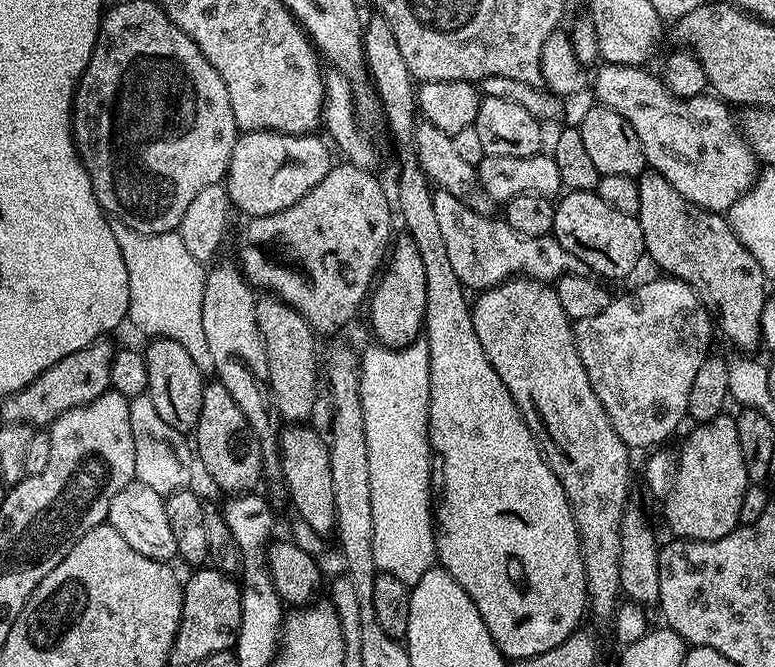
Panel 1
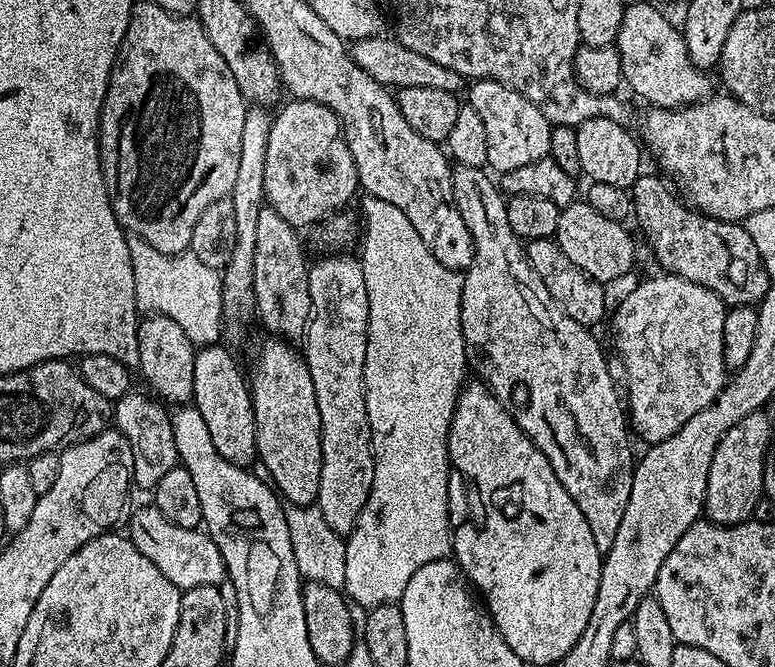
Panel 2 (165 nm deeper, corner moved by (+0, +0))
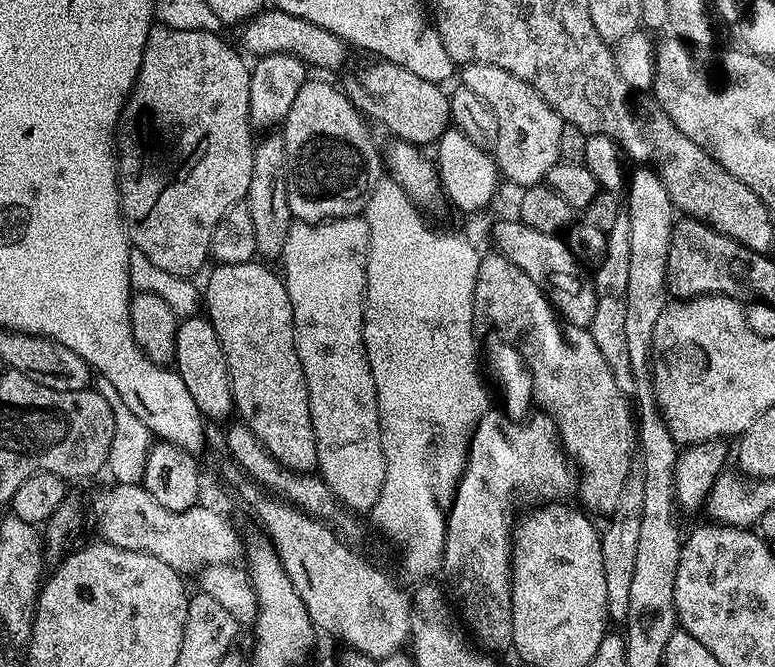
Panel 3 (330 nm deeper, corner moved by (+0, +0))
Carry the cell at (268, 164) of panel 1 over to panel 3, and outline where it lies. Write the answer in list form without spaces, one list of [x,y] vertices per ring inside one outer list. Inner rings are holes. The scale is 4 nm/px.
[[[309,78],[294,97],[294,106],[284,119],[282,135],[288,159],[288,197],[297,221],[317,224],[359,213],[367,204],[374,186],[382,179],[382,152],[376,149],[369,121],[357,110],[339,87],[324,80]]]

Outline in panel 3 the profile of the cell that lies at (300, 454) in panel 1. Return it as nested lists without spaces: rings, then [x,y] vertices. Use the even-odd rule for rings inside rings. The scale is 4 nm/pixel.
[[[251,260],[241,264],[216,264],[208,276],[208,285],[202,288],[202,308],[208,321],[222,342],[232,383],[232,402],[239,419],[254,430],[261,442],[291,472],[312,474],[317,471],[318,446],[314,438],[314,426],[310,418],[310,402],[306,378],[302,374],[302,362],[294,342],[294,314],[290,306],[290,294],[286,290],[281,273],[271,272],[267,263]]]

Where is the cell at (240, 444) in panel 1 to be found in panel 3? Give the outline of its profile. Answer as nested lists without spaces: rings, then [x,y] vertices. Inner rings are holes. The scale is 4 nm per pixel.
[[[207,315],[185,316],[179,321],[174,370],[180,375],[182,382],[186,382],[186,390],[190,390],[194,406],[198,406],[200,413],[209,421],[227,421],[227,416],[233,415],[232,383],[226,354],[222,350],[222,342],[218,342],[218,334],[214,334],[214,326],[208,321]]]

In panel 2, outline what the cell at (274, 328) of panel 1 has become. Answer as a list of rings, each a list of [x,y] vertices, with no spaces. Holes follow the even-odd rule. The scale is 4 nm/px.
[[[265,206],[258,214],[258,227],[256,227],[254,241],[254,298],[256,299],[255,315],[258,324],[265,328],[265,333],[273,337],[296,342],[303,337],[304,327],[310,318],[310,286],[308,285],[308,270],[310,260],[304,257],[304,248],[300,245],[301,233],[282,218],[272,208]]]

